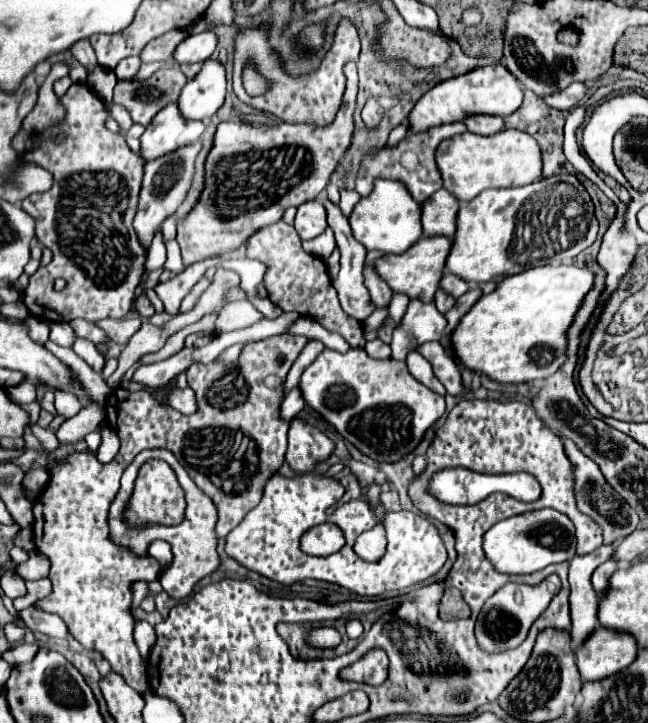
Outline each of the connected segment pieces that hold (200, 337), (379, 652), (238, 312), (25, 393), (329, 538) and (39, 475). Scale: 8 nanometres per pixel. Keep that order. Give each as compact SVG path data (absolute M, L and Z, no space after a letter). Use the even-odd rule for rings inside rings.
M211 331L211 333L193 333L185 339L185 345L187 347L203 347L210 343L217 337L219 333L217 331Z
M371 649L357 663L343 669L341 679L381 685L387 679L387 667L389 667L387 653L383 649Z
M235 301L226 304L218 314L215 329L220 333L229 332L249 327L262 318L263 315L249 301Z
M23 380L15 387L9 387L9 397L11 401L19 403L19 405L27 405L35 401L35 385L30 381Z
M324 523L309 529L300 540L300 547L305 553L327 557L337 553L345 545L343 532L331 523Z
M35 469L35 471L29 471L25 473L25 481L23 481L23 487L29 487L33 491L41 491L47 483L47 469Z

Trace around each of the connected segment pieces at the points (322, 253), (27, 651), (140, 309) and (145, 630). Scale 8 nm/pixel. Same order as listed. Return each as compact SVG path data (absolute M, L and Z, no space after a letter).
M327 226L324 233L316 238L302 242L302 247L306 253L321 257L321 259L328 258L335 246L336 241L334 233L329 226Z
M19 643L19 645L13 645L13 647L9 647L9 649L3 653L3 659L5 659L9 665L17 667L17 665L21 665L21 663L27 663L27 661L31 661L31 659L35 657L37 649L39 649L39 647L37 647L35 643L33 643L33 645Z
M139 295L137 301L135 301L135 311L141 315L141 317L151 317L155 313L151 301L145 297L145 295Z
M137 621L135 623L135 643L139 647L139 653L143 659L147 659L153 643L155 643L155 631L147 621Z

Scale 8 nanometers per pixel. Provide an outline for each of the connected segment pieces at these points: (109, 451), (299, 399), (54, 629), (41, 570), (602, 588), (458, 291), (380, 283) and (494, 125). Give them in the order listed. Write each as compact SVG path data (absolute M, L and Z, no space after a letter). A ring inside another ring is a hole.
M99 425L97 431L101 433L101 445L97 449L97 459L101 463L109 463L109 461L113 461L113 457L119 452L121 446L120 439L117 433L113 429L109 429L109 427L101 427Z
M299 387L291 389L291 391L285 395L285 401L283 401L283 419L289 421L289 419L295 417L303 407L305 407L305 399L303 399L303 395L301 395L301 389L299 389Z
M27 607L19 615L25 621L25 625L33 632L43 633L49 635L49 637L57 637L57 639L67 639L69 637L67 625L59 619L59 615L47 613L39 607Z
M33 549L29 553L29 559L25 563L21 563L17 567L17 573L25 579L25 581L37 581L49 575L49 559L45 555L41 555L37 549Z
M609 559L609 561L605 561L603 565L599 565L595 569L595 573L593 573L593 587L595 587L595 591L597 591L599 597L603 597L607 593L607 589L609 589L609 577L615 573L615 569L617 569L615 559Z
M445 275L443 283L441 283L441 289L451 293L453 297L461 297L463 293L467 293L471 289L471 285L467 281L463 281L461 277L457 277L457 275Z
M367 263L367 265L363 267L363 277L365 277L365 287L367 287L373 303L375 303L377 307L389 305L393 291L391 291L389 285L375 273L375 267L373 267L371 263Z
M469 115L463 119L467 129L477 135L493 135L499 129L503 129L503 119L495 115Z

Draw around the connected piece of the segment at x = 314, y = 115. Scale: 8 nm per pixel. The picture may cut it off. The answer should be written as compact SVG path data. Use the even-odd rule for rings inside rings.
M343 19L339 29L337 29L333 47L327 53L327 57L321 61L321 67L315 75L309 75L309 77L303 77L303 79L291 79L289 75L271 73L271 75L265 77L271 83L269 91L265 91L263 95L253 97L243 87L243 65L239 65L239 37L237 37L235 67L233 67L233 91L247 105L251 105L255 109L261 109L261 111L267 111L281 121L287 121L287 123L297 123L297 121L303 123L305 121L305 123L313 123L313 125L327 125L327 123L331 123L331 119L335 119L335 111L339 109L339 103L341 103L341 97L343 97L343 91L345 91L343 65L349 63L349 61L357 63L357 59L359 59L357 31L347 19Z

